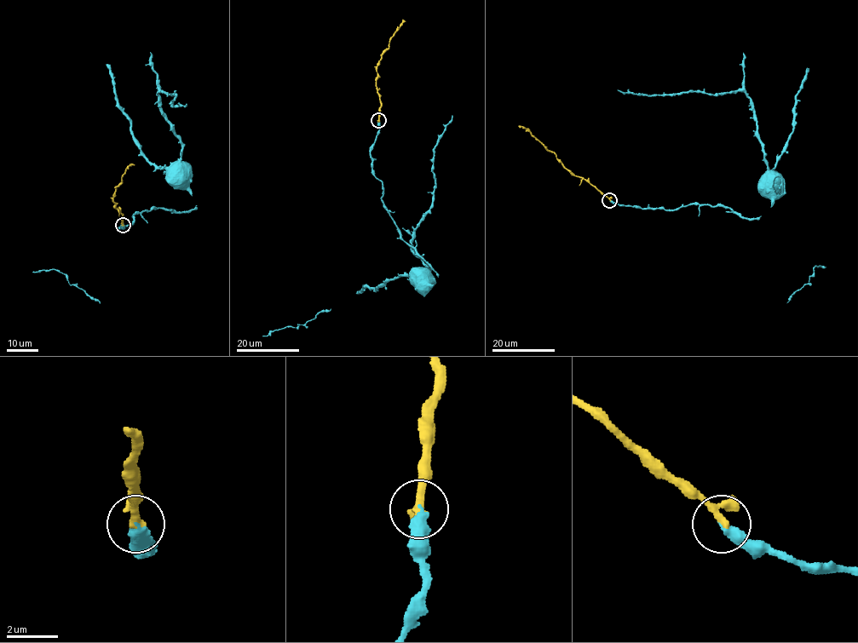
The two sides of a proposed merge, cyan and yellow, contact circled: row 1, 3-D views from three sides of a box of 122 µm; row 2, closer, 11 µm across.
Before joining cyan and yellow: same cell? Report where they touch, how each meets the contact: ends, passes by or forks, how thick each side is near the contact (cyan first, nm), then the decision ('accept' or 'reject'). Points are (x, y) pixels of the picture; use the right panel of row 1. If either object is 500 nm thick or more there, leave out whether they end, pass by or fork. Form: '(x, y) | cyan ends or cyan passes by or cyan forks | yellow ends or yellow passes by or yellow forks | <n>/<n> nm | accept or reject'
(609, 200) | cyan ends | yellow passes by | 360/260 nm | accept

